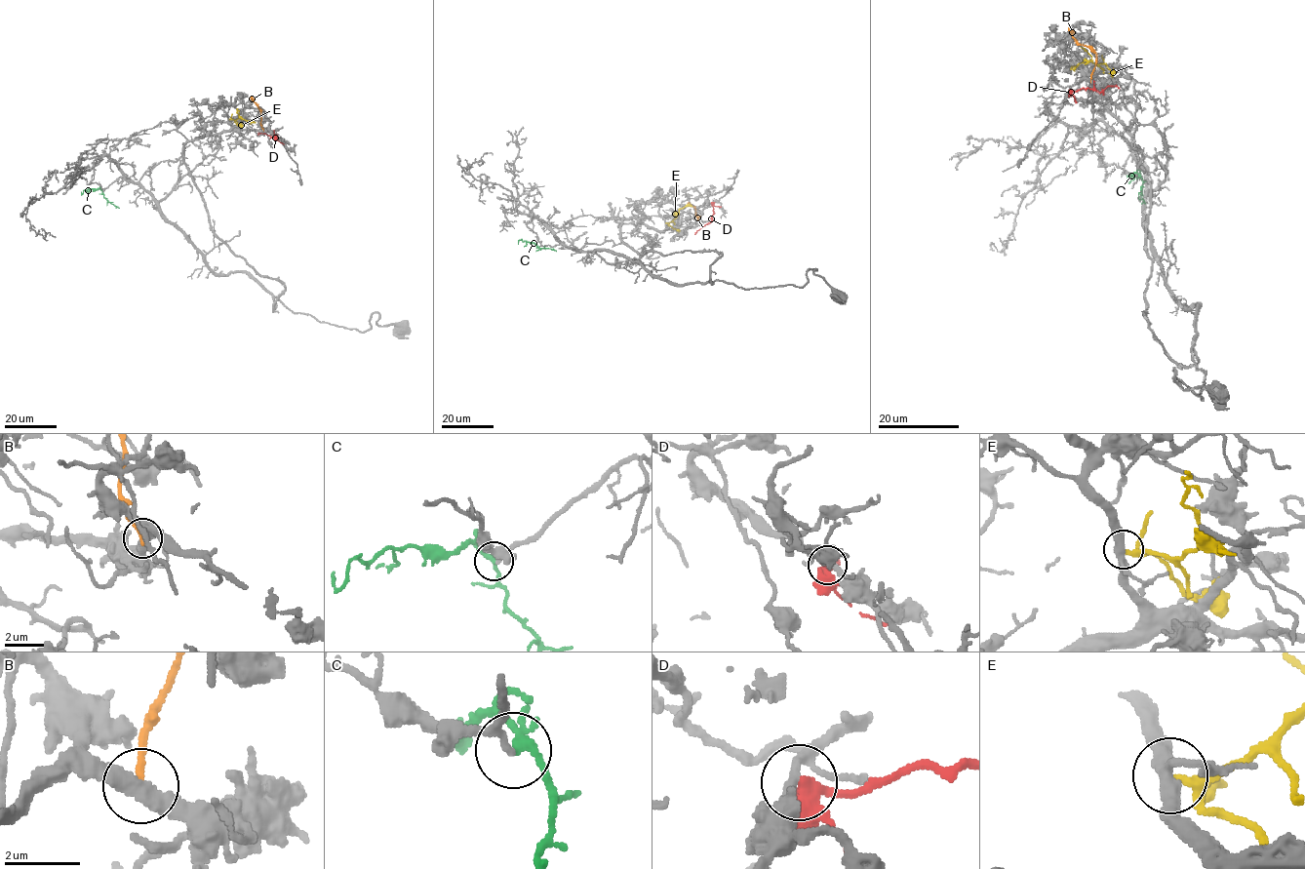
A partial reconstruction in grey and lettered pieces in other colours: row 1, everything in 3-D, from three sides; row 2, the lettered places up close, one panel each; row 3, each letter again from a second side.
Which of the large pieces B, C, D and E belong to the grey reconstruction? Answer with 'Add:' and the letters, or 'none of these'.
Add: C

